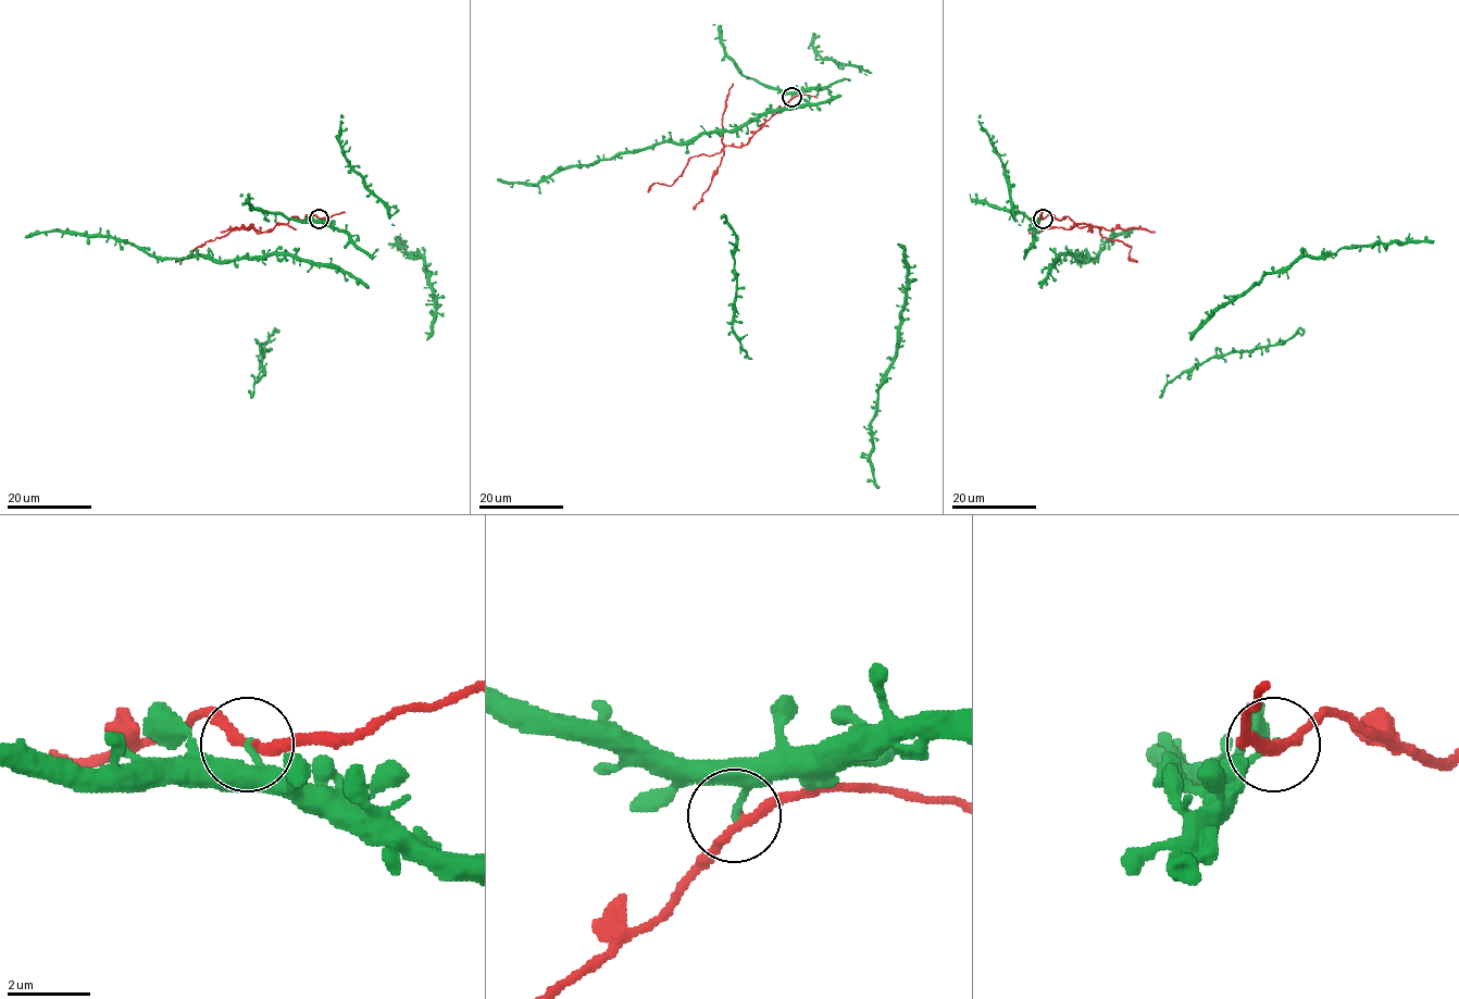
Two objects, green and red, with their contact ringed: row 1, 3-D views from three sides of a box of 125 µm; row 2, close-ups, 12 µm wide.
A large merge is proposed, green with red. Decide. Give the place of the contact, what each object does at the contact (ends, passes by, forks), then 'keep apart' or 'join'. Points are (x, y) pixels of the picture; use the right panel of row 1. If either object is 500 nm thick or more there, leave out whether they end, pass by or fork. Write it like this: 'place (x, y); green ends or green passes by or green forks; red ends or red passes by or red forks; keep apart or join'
place (1043, 219); green ends; red passes by; keep apart

